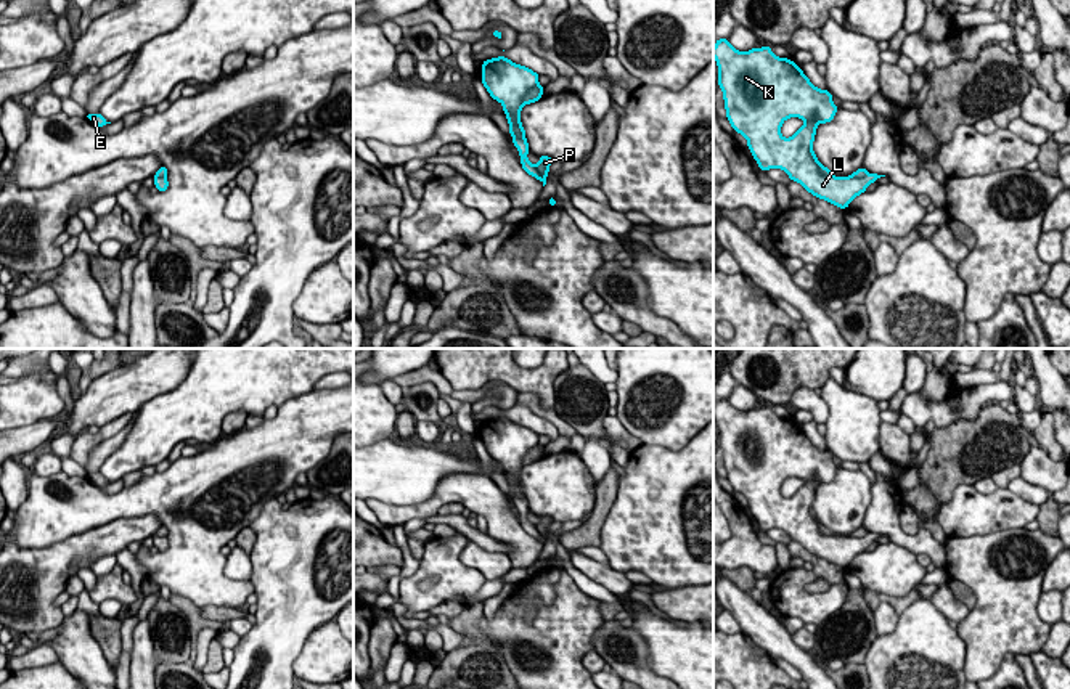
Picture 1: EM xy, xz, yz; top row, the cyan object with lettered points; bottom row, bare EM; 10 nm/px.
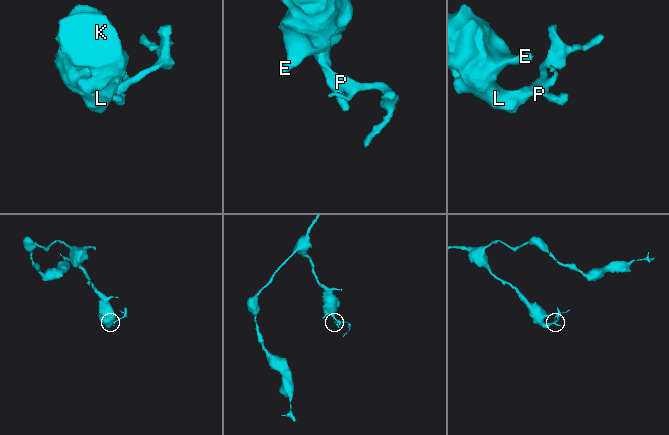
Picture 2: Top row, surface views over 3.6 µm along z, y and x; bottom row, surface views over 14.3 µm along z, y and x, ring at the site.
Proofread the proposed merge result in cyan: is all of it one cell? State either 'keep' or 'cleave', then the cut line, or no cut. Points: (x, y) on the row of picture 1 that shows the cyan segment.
cleave | xz (506, 114), (516, 119), (519, 134), (514, 138)

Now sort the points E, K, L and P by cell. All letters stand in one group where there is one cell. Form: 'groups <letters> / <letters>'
groups E K L / P

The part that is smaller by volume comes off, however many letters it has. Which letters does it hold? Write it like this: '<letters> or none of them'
P

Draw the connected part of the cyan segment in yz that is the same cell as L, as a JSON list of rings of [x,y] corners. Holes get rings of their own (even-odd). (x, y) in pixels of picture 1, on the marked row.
[[[717,39],[713,58],[718,87],[723,90],[726,119],[747,140],[762,172],[784,170],[819,199],[847,209],[866,191],[879,173],[864,177],[823,175],[810,151],[816,128],[837,112],[829,90],[815,87],[789,58],[776,56],[768,45],[749,51],[736,50],[728,39]],[[786,119],[805,122],[790,138],[781,135]]]

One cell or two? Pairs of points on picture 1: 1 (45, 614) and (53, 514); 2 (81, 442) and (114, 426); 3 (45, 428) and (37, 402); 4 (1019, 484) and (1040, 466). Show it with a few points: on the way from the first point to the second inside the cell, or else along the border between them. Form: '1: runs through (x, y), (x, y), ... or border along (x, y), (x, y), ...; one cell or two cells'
1: border along (85, 532), (77, 532), (45, 546), (16, 545); two cells
2: runs through (89, 440), (100, 437), (106, 431); one cell
3: border along (52, 418), (16, 429); two cells
4: border along (1020, 476), (1049, 492); two cells

